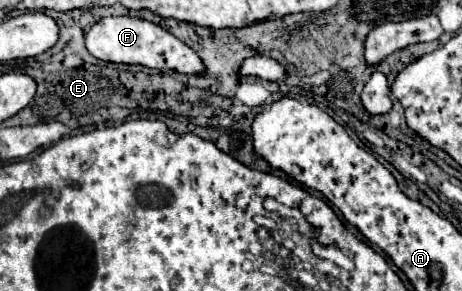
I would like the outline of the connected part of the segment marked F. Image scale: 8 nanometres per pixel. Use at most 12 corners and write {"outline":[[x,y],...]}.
{"outline":[[102,17],[86,35],[100,61],[202,73],[200,57],[140,17]]}

